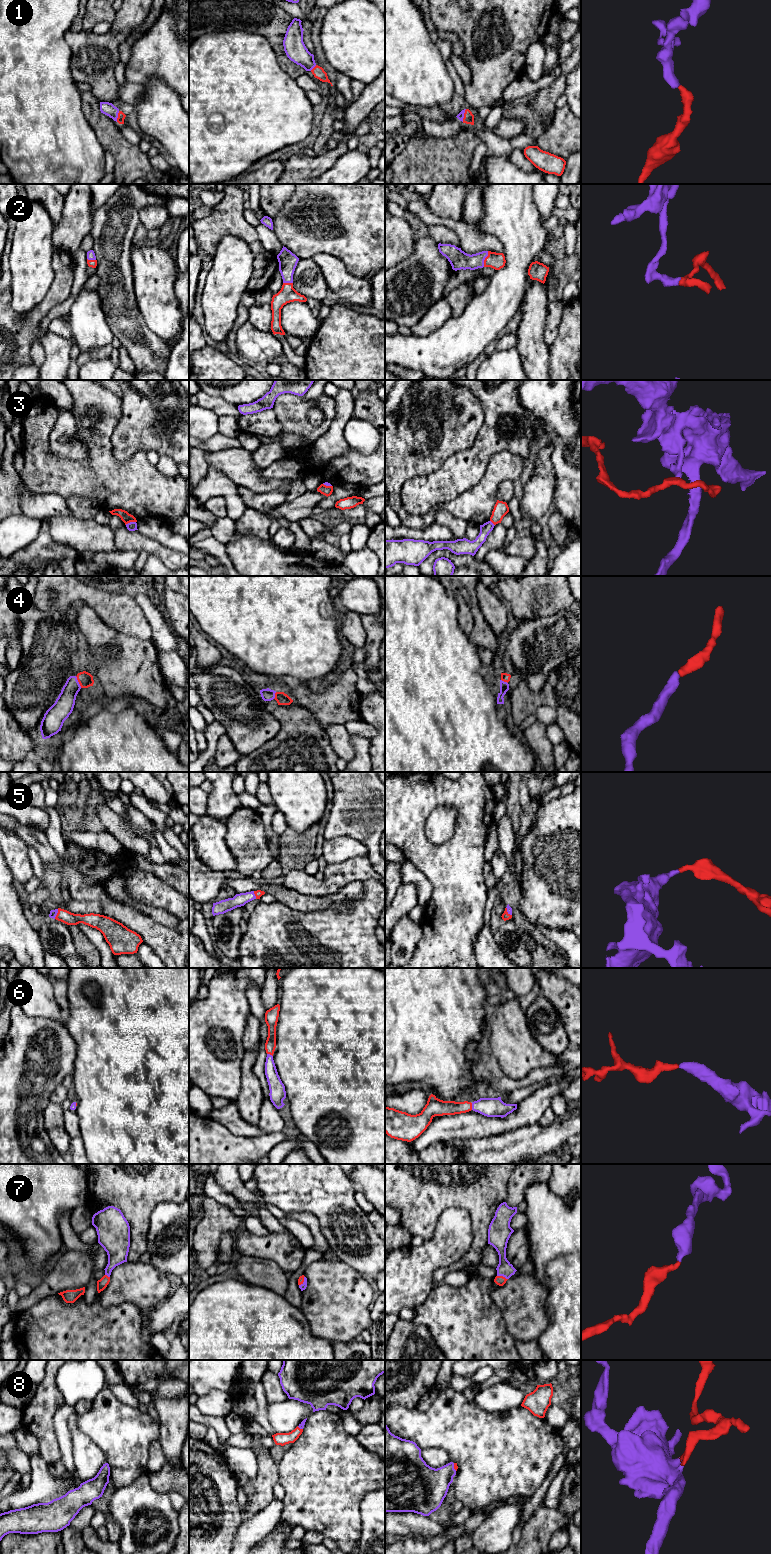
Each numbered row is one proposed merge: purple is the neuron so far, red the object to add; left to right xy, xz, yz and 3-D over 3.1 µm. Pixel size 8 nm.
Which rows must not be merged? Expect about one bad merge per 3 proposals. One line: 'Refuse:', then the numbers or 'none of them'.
Refuse: 3

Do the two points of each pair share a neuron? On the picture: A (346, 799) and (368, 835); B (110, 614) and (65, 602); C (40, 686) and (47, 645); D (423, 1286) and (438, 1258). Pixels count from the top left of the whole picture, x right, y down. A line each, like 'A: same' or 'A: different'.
A: same
B: same
C: same
D: same

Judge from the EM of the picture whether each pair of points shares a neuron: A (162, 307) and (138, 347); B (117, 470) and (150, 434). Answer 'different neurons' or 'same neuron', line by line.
A: different neurons
B: different neurons

